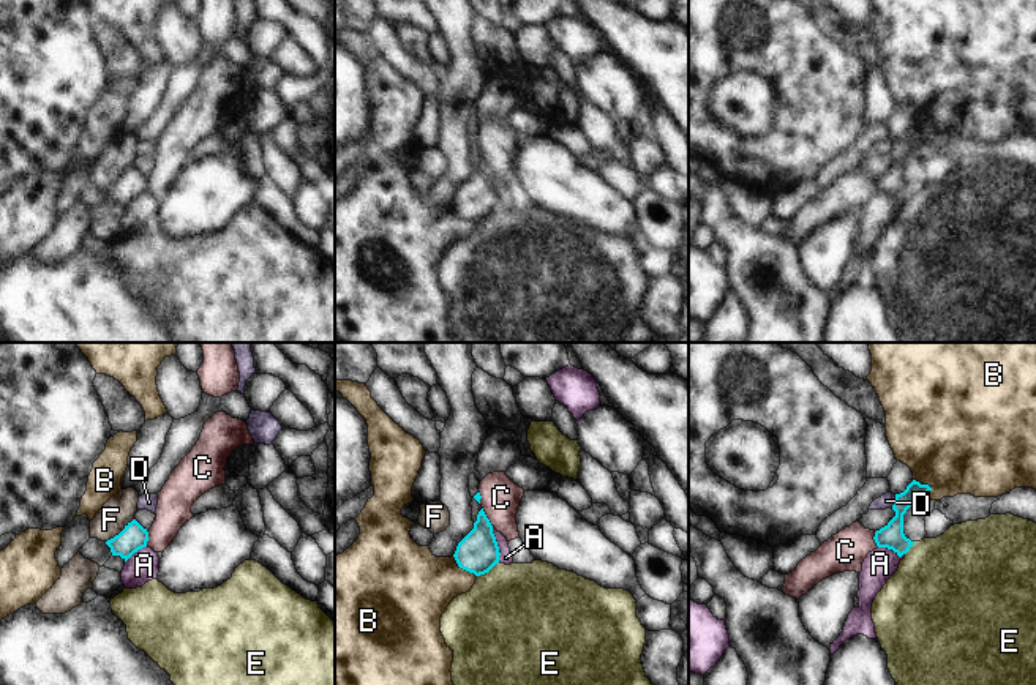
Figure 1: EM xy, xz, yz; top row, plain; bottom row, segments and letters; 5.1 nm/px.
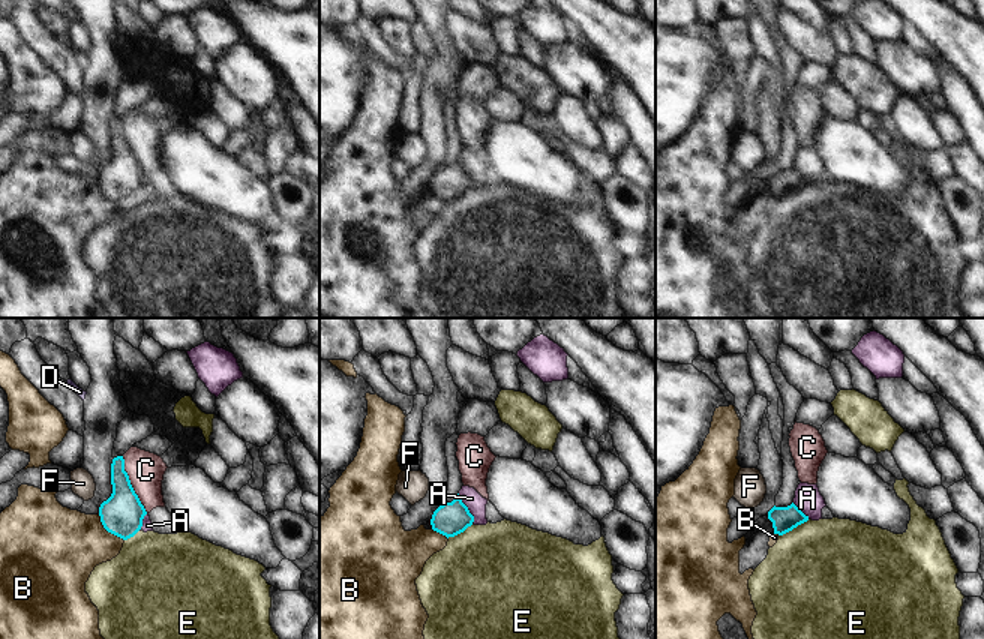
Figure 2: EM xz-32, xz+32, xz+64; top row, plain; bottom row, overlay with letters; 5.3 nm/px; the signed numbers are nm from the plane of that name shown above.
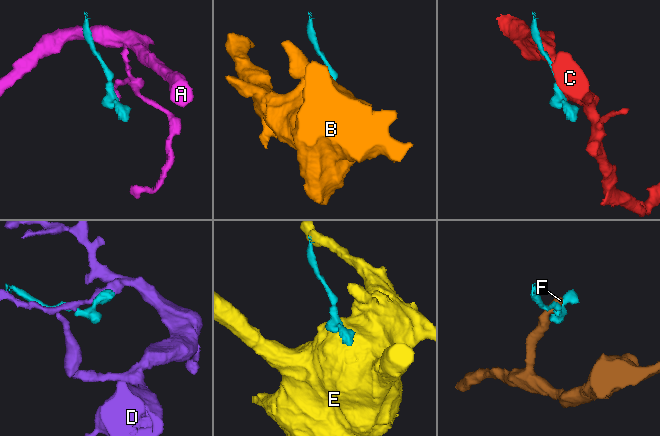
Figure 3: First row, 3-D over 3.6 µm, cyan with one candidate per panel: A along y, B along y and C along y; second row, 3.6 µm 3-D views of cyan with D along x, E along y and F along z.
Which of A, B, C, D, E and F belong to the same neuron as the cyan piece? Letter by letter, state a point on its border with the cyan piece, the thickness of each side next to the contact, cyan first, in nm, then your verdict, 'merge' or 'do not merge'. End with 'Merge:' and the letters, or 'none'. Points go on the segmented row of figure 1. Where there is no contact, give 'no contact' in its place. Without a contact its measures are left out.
A: contact xz (496, 545); calibres 220 and 70 nm; do not merge
B: contact xz (463, 568); calibres 220 and 360 nm; do not merge
C: contact xz (485, 516); calibres 220 and 200 nm; do not merge
D: contact yz (894, 501); calibres 120 and 80 nm; do not merge
E: contact xz (488, 570); calibres 220 and 480 nm; do not merge
F: contact xy (120, 532); calibres 140 and 160 nm; do not merge
Merge: none

